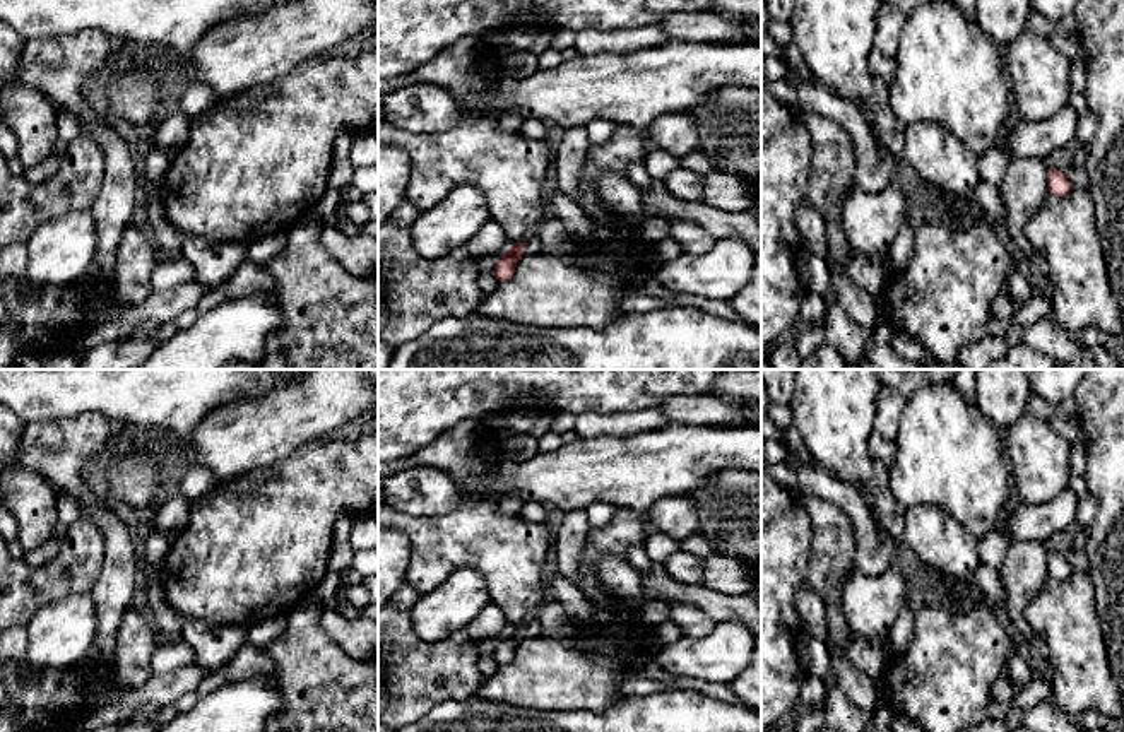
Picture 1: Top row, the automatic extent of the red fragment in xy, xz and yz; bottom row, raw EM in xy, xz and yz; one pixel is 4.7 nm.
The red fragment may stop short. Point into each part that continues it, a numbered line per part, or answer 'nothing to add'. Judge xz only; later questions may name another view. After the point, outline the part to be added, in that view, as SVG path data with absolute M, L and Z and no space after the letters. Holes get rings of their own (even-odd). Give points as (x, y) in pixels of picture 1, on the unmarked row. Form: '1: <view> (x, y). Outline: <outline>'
nothing to add

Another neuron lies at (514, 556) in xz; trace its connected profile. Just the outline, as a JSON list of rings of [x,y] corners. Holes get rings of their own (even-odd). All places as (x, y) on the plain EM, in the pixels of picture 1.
[[[486,419],[462,421],[445,431],[436,441],[411,457],[395,462],[378,462],[378,527],[404,532],[411,544],[411,563],[405,585],[428,593],[460,568],[474,568],[484,578],[491,602],[501,609],[510,629],[530,623],[549,597],[547,575],[553,556],[553,527],[525,522],[520,515],[503,515],[498,499],[482,494],[489,469],[505,457],[498,431]],[[411,467],[435,467],[477,494],[445,515],[407,515],[385,505],[383,481]]]

